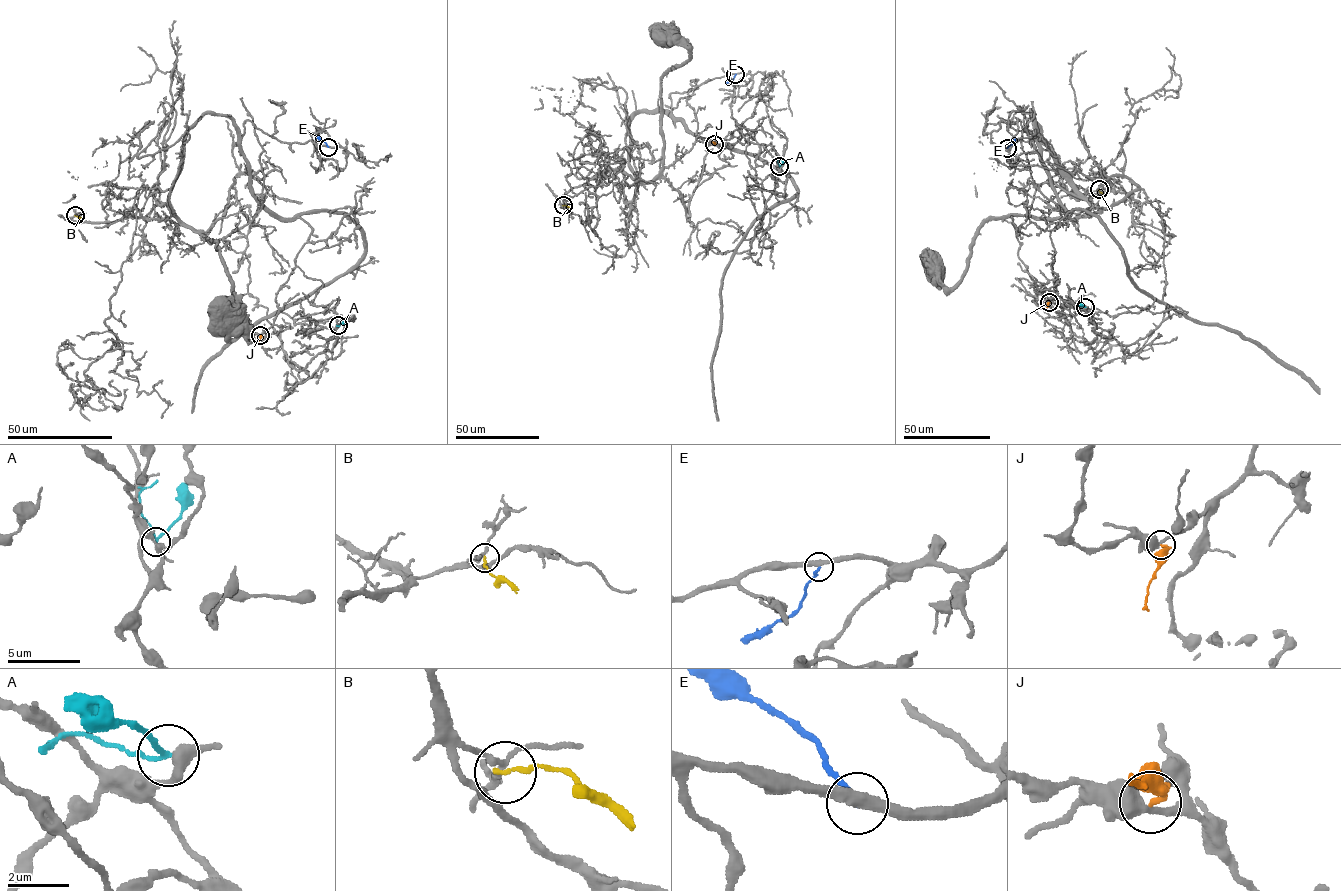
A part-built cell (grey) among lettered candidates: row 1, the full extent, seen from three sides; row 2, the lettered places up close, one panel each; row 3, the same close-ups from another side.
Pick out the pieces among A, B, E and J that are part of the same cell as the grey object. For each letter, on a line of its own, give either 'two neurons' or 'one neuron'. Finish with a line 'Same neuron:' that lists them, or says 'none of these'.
A: two neurons
B: two neurons
E: two neurons
J: two neurons
Same neuron: none of these

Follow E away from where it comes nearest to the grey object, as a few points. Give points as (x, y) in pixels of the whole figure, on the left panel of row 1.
E: (328, 147), (316, 136)

